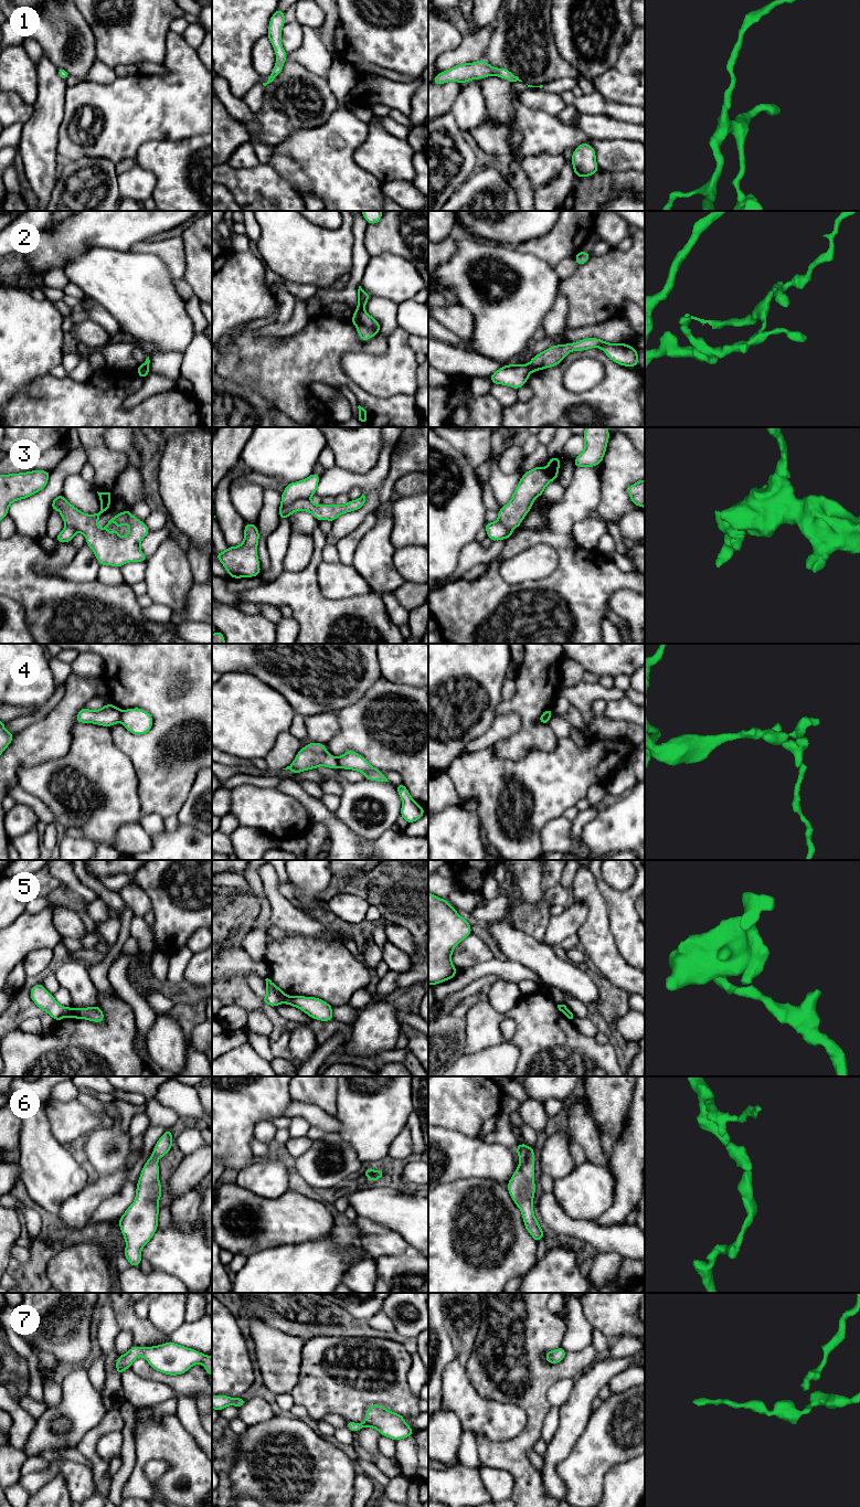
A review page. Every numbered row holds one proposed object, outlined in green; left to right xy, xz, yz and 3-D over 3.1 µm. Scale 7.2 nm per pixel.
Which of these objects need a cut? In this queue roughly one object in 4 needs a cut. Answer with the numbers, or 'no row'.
2, 3, 4, 5

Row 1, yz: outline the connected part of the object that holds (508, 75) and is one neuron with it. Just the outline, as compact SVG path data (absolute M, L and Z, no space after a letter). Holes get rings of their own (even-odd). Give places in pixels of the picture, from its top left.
M475 61L473 63L463 63L439 72L433 79L434 84L442 85L447 82L467 83L473 79L481 79L487 76L498 76L509 82L522 82L513 73L505 67L493 67L487 61Z

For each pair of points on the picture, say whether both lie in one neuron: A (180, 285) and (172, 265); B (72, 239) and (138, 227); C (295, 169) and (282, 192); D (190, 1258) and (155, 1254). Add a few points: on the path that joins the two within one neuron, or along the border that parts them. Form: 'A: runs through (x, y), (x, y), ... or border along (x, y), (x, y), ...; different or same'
A: border along (173, 278), (182, 279); different
B: runs through (88, 227), (121, 227); same
C: border along (267, 165), (301, 197); different
D: runs through (181, 1254), (163, 1254); same

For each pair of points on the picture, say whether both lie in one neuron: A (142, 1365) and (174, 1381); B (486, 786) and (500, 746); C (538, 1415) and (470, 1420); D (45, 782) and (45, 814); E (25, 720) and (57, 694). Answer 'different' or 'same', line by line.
A: same
B: different
C: different
D: different
E: same

